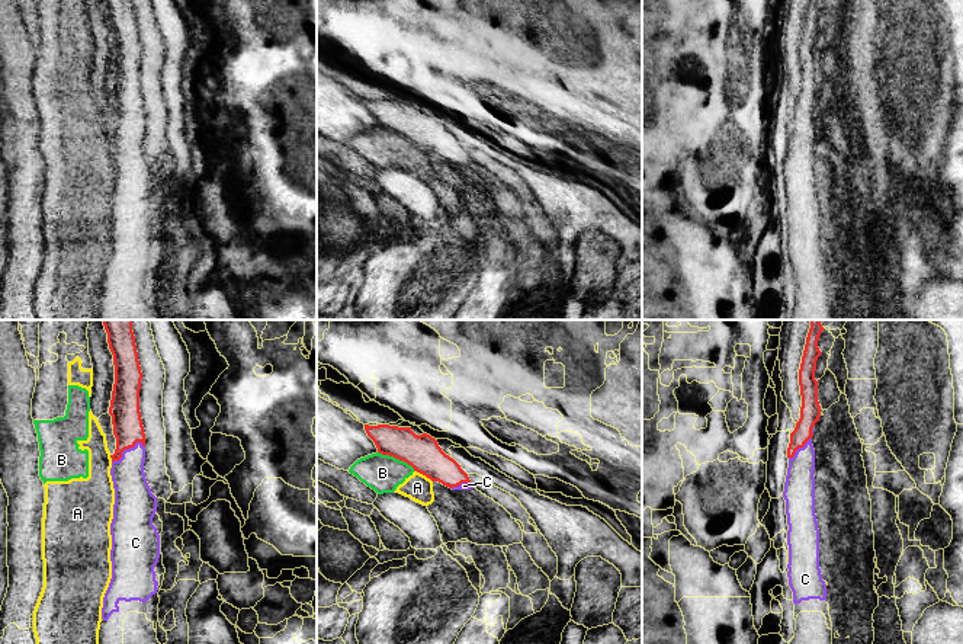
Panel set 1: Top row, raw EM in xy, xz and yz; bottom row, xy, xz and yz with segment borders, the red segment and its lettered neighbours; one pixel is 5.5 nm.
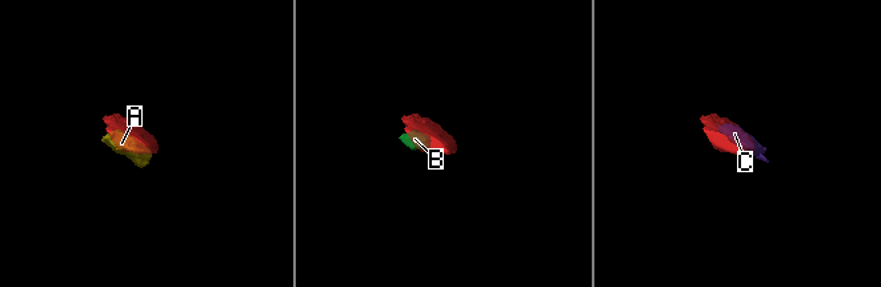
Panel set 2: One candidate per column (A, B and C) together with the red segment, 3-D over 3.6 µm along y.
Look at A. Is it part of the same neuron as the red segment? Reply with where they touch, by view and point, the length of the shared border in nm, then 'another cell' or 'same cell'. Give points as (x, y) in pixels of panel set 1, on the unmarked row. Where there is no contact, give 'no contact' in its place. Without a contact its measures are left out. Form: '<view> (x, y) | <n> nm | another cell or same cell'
xz (423, 149) | 120 nm | another cell

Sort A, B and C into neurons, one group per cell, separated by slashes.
A B / C

